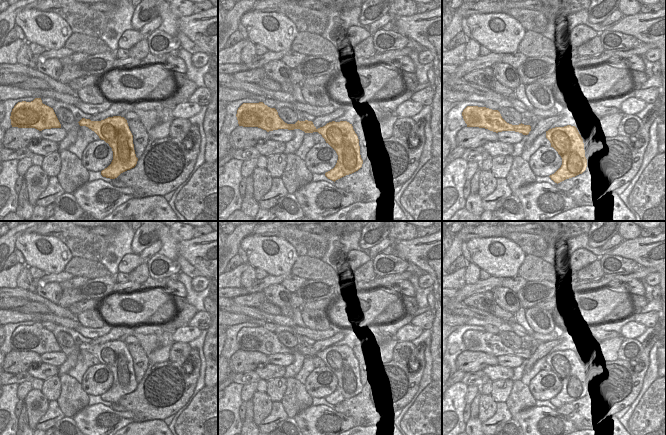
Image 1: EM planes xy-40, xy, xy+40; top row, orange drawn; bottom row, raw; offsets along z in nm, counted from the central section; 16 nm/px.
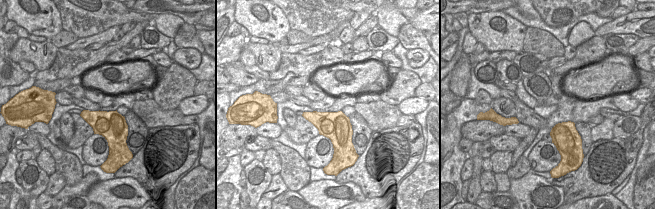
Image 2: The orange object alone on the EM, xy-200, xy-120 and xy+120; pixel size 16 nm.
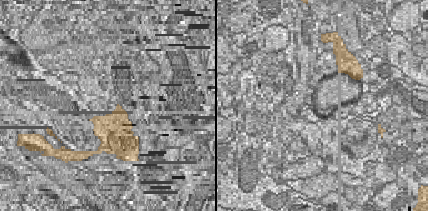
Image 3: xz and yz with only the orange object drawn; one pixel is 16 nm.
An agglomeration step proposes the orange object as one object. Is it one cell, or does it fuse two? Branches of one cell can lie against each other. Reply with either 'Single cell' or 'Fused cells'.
Single cell

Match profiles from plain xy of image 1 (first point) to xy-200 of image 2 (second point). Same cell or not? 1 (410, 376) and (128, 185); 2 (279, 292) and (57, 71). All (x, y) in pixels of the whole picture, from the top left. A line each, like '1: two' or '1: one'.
1: two
2: two

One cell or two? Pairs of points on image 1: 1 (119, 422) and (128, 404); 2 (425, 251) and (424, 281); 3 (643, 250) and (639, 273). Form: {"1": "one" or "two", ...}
{"1": "two", "2": "two", "3": "two"}

